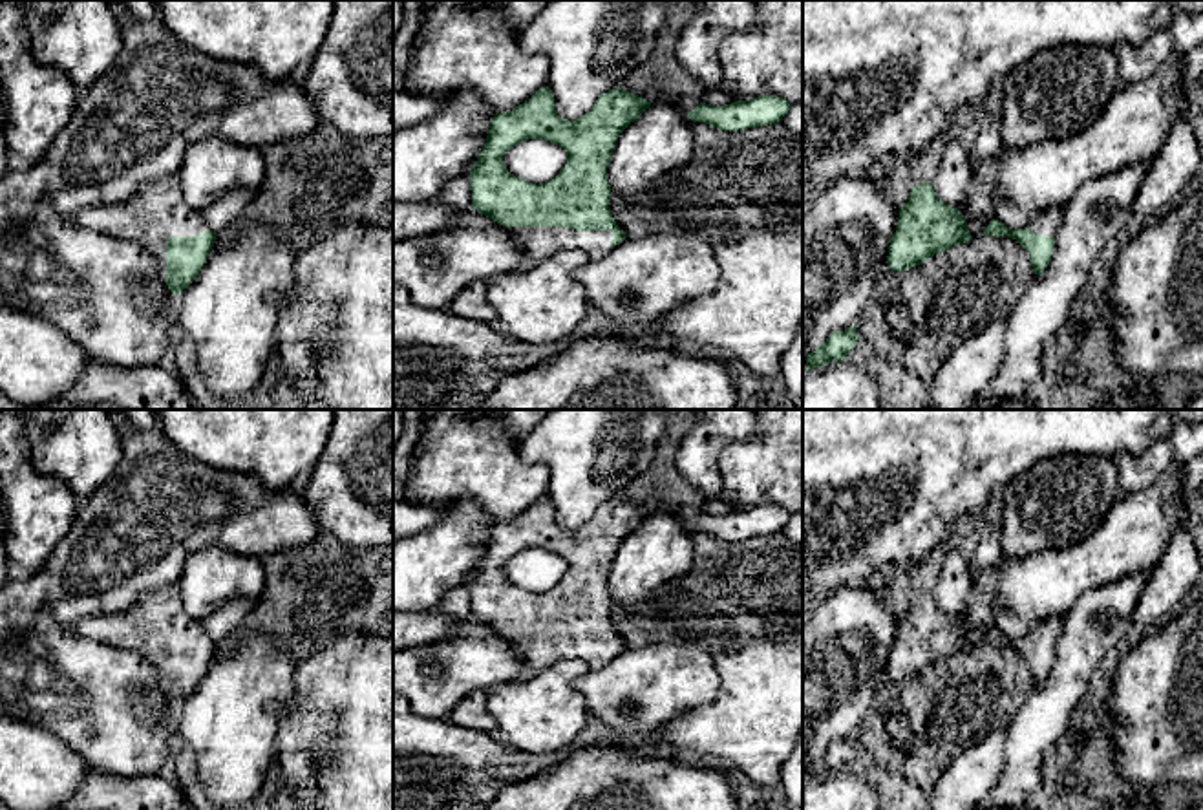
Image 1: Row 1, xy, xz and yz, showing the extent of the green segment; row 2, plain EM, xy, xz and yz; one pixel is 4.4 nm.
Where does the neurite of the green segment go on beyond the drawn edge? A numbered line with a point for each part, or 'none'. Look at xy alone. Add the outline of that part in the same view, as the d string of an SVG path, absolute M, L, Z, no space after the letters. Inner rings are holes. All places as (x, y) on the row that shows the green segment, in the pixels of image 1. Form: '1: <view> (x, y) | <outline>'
1: xy (158, 211) | M177 176L144 183L124 203L80 210L75 221L141 245L155 258L163 280L168 240L203 234L208 229L201 212L185 201Z

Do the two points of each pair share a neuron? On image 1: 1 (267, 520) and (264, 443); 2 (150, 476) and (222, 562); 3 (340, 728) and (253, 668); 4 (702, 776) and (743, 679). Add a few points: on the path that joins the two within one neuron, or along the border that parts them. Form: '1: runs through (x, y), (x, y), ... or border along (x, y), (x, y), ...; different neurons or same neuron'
1: border along (225, 470), (253, 474), (269, 489), (295, 485); different neurons
2: border along (253, 556), (200, 549), (178, 576); different neurons
3: border along (298, 655), (293, 712), (276, 735); different neurons
4: border along (702, 757), (710, 761); different neurons

